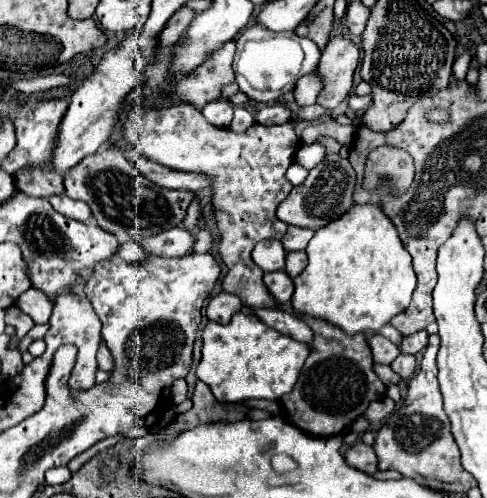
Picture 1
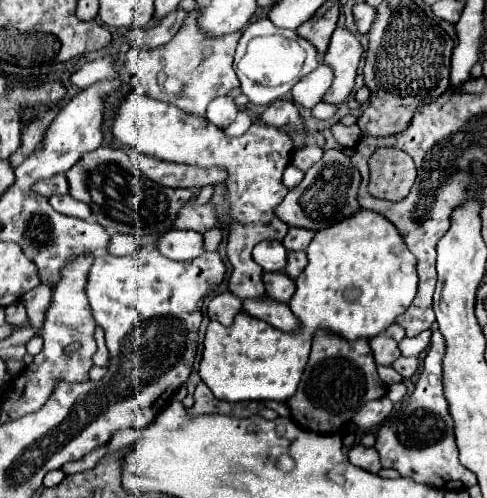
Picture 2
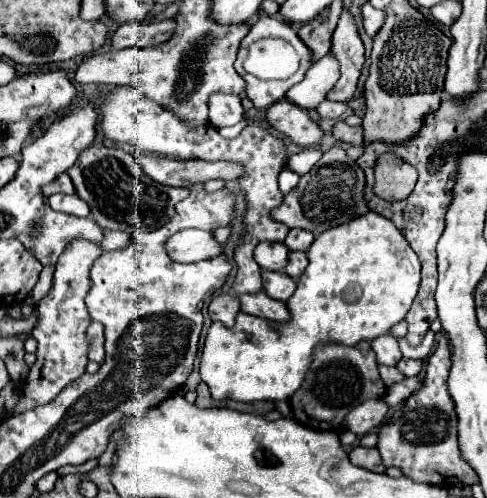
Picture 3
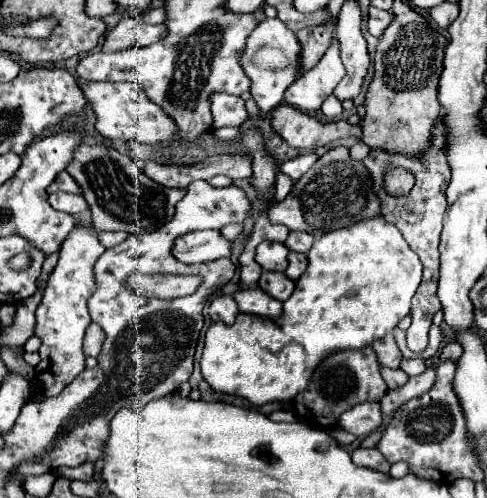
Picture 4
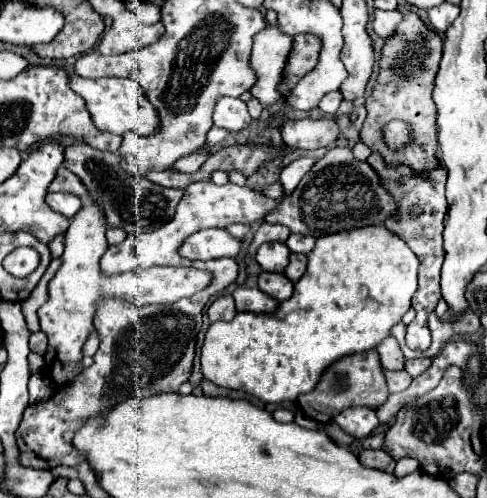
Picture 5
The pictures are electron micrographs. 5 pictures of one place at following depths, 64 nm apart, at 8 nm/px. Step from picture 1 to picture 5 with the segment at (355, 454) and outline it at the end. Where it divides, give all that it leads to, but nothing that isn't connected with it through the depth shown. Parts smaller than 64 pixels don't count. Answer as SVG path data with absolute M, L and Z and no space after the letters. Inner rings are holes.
M362 450L358 454L358 460L368 468L376 468L384 472L394 472L394 466L396 466L396 462L392 462L392 458L384 450Z

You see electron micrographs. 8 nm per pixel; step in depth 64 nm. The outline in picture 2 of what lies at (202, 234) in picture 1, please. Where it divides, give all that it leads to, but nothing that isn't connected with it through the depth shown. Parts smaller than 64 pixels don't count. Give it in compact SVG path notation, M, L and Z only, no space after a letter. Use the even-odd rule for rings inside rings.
M212 228L212 230L208 230L208 232L204 232L204 250L208 250L208 252L212 252L212 250L216 250L218 248L218 244L220 244L220 240L222 240L222 232L220 230L216 230L216 228Z

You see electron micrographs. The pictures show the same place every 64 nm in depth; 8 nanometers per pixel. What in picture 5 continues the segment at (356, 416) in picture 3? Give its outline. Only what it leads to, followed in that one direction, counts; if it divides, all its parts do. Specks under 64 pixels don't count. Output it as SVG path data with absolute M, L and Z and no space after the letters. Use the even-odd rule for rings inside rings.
M360 406L360 408L348 408L348 410L340 412L340 416L336 416L334 422L344 432L352 434L354 438L366 438L366 436L370 436L378 428L378 424L380 424L380 420L376 416L376 410L374 408L364 408L364 406Z

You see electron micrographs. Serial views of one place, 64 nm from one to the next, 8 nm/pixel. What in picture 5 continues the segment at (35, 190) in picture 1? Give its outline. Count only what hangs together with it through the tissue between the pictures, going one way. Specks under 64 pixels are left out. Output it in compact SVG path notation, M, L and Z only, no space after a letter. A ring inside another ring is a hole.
M64 166L52 180L50 192L72 192L76 196L88 196L88 192L84 192L84 184L80 184L80 180L76 180L76 176L72 176L72 172L68 172Z

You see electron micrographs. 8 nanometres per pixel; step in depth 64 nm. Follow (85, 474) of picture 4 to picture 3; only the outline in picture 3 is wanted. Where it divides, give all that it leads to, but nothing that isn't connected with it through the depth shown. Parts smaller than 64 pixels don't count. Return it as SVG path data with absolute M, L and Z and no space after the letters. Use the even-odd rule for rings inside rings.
M98 458L86 460L86 462L80 464L80 466L64 466L64 468L58 470L58 474L60 474L60 476L64 476L64 474L86 474L86 472L90 472L94 466L98 466Z

